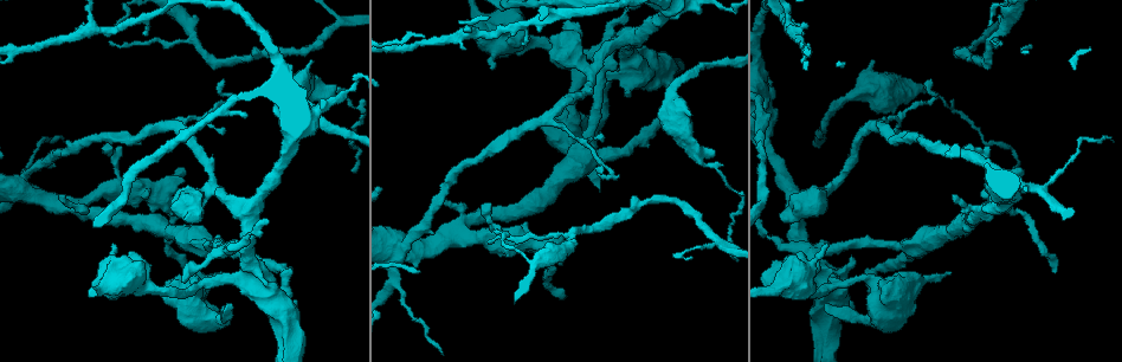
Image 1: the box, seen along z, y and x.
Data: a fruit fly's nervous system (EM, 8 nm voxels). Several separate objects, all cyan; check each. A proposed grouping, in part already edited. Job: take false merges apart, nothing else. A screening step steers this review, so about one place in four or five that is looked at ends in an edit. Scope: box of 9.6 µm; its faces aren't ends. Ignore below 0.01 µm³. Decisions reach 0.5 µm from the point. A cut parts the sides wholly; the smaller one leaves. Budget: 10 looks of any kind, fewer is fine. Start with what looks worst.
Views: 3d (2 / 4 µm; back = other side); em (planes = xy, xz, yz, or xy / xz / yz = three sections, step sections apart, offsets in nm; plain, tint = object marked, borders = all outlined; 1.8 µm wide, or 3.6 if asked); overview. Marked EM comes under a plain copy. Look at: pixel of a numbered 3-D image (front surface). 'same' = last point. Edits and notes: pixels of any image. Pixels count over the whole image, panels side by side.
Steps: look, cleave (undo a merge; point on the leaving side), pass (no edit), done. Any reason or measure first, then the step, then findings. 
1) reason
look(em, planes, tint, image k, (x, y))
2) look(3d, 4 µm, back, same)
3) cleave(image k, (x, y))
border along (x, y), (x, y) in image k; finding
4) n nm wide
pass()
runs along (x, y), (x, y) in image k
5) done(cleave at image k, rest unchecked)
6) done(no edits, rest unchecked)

look(em, 3.6 µm, planes, tint, image 1, (986, 205))

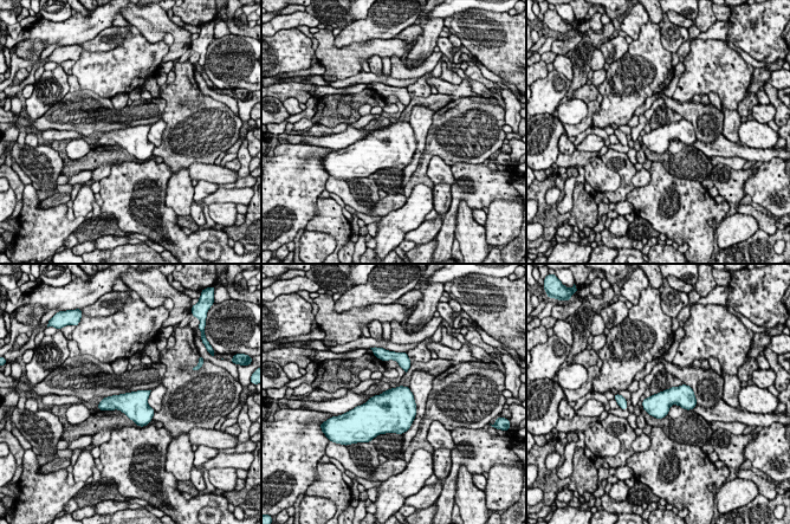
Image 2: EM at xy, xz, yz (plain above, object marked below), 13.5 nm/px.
pass()
all the same neuron

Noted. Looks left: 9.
side arm on a straight run
look(3d, 2 µm, image 1, (572, 235))

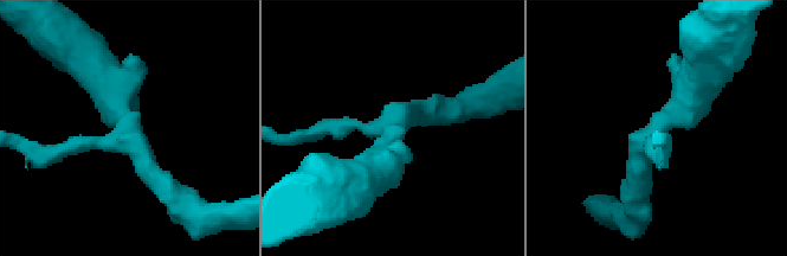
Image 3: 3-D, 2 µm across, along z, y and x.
3 arms
look(em, 3.6 µm, xz, step 8, tint, image 3, (127, 126))

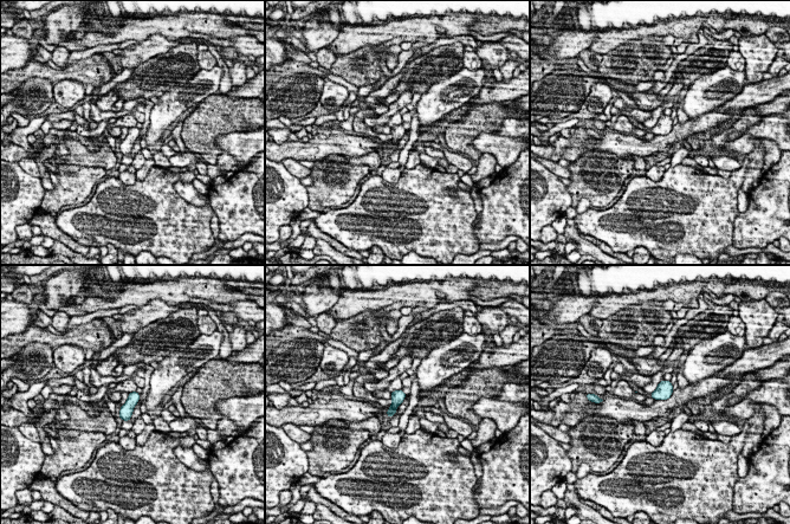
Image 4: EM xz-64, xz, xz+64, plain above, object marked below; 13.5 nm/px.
pass()
continuous, no second neuron

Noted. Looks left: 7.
thick turns thin
look(3d, 2 µm, image 1, (718, 169))

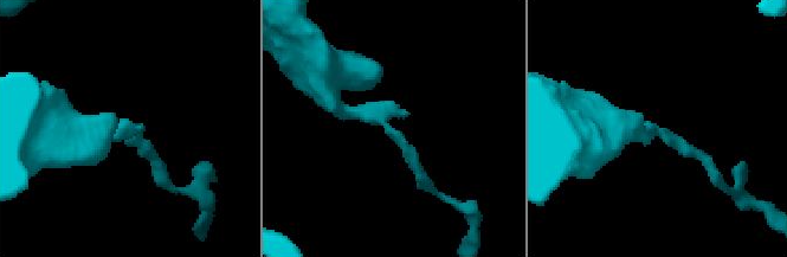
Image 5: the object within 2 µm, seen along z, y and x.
now the EM
look(em, 3.6 µm, yz, step 16, tint, image 5, (395, 132))

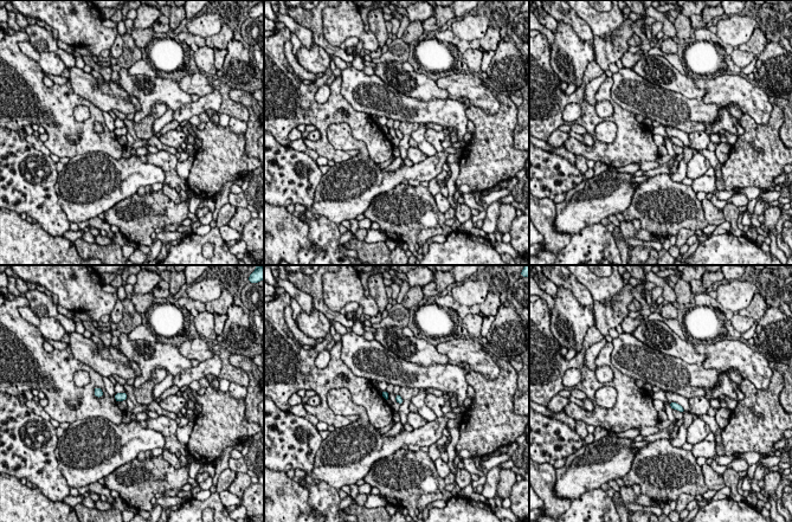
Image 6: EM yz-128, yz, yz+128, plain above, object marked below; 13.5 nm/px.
look(em, 3.6 µm, planes, tint, same)

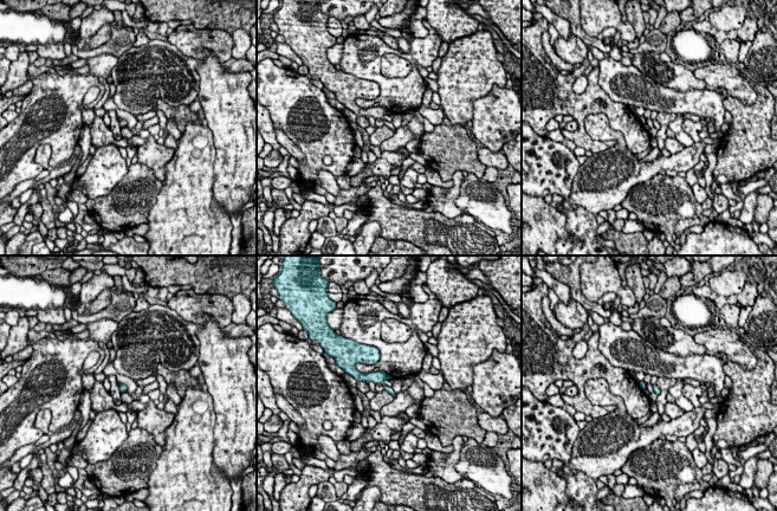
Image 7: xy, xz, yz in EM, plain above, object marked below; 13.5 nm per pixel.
90 nm wide
pass()
one neuron here

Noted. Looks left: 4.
sudden change in width
look(3d, 4 µm, image 1, (593, 170))

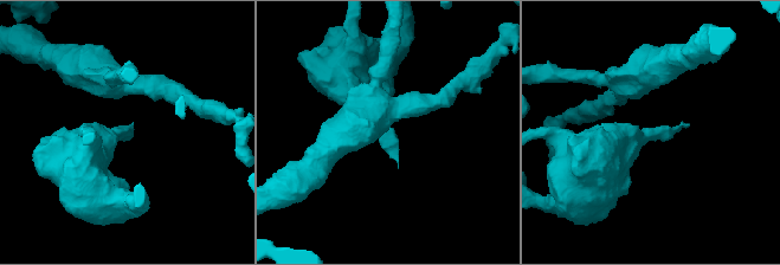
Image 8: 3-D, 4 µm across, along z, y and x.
need the tissue
look(em, planes, borders, image 8, (121, 131))

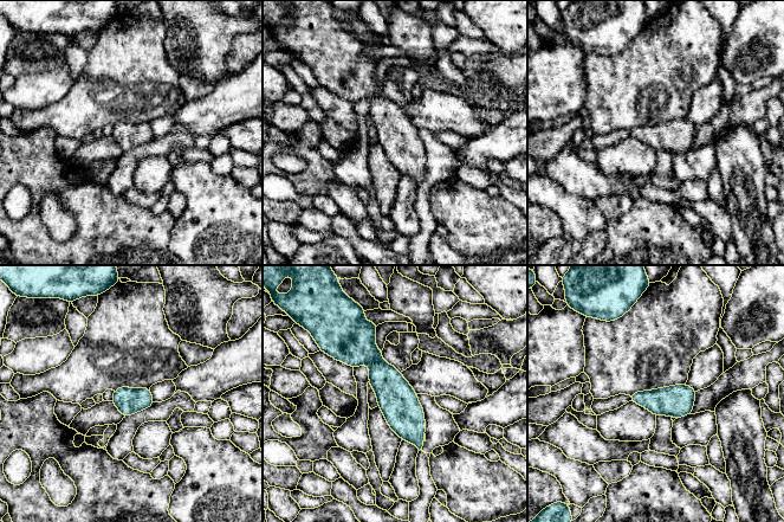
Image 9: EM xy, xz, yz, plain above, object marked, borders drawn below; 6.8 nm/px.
180 nm wide
pass()
runs along (370, 332), (369, 353), (419, 444) in image 9; one neuron here

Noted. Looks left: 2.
done(no edits, rest unchecked)

